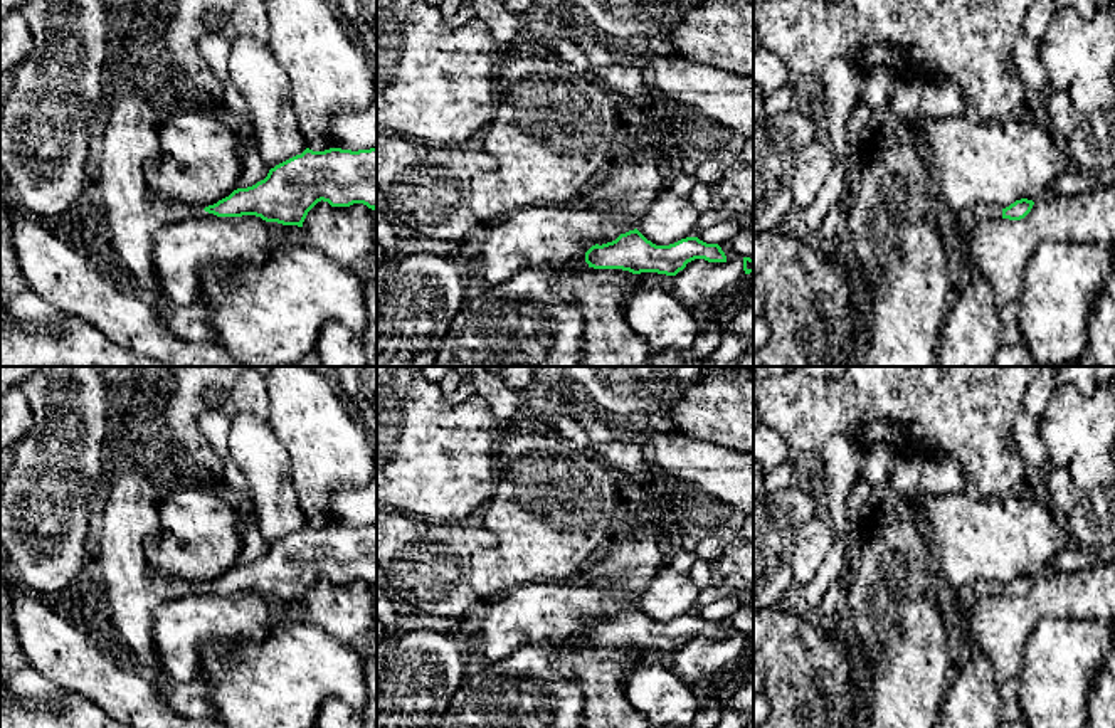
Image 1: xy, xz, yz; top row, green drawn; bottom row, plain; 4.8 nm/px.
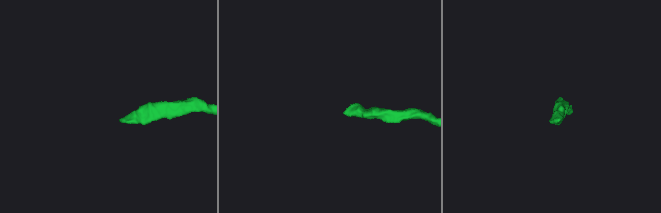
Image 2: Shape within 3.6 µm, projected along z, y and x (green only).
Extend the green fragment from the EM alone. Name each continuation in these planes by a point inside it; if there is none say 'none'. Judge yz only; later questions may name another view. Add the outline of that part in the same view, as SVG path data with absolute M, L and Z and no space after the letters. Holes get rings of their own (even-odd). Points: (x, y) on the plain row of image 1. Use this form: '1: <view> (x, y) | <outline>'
1: yz (981, 589) | M979 580L974 583L974 587L969 590L969 593L972 599L982 599L982 597L989 597L989 595L1002 595L1002 583Z

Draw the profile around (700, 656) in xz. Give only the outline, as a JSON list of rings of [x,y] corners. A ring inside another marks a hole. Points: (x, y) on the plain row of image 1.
[[[728,619],[718,622],[727,632],[725,639],[695,636],[674,652],[674,673],[686,684],[711,676],[745,651],[743,634],[735,630]]]

